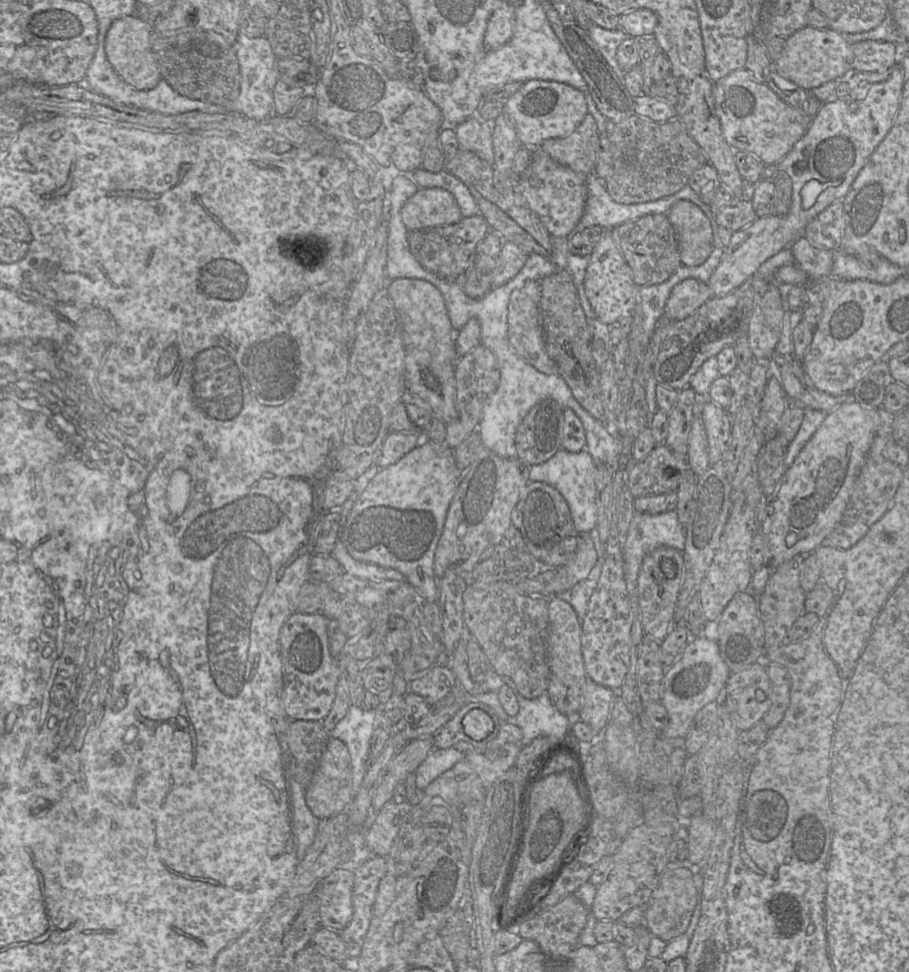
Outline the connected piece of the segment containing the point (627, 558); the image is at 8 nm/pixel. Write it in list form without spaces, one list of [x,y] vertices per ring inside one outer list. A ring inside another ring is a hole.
[[[671,510],[658,514],[635,512],[628,532],[624,537],[624,545],[623,545],[625,581],[630,600],[631,613],[633,617],[631,627],[632,647],[633,645],[637,646],[639,644],[639,641],[641,641],[643,638],[642,635],[643,625],[641,623],[641,610],[638,603],[638,590],[637,590],[638,577],[642,566],[642,562],[649,552],[660,546],[672,547],[677,550],[683,551],[685,540],[686,540],[686,531],[678,520],[676,510]]]

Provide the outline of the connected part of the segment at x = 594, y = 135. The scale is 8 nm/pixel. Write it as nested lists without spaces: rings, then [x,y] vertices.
[[[587,114],[573,133],[548,139],[540,149],[561,165],[586,177],[594,172],[601,135],[591,114]]]

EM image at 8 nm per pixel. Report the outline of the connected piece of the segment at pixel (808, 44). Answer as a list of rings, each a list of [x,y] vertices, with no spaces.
[[[806,25],[787,38],[781,56],[774,61],[774,69],[801,88],[811,91],[842,77],[852,69],[854,53],[842,33],[832,28],[815,28]]]

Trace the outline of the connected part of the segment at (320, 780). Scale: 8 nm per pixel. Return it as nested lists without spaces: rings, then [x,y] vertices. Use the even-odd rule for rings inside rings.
[[[330,737],[320,763],[306,788],[306,804],[313,815],[322,820],[346,812],[354,798],[349,750],[344,742]]]

